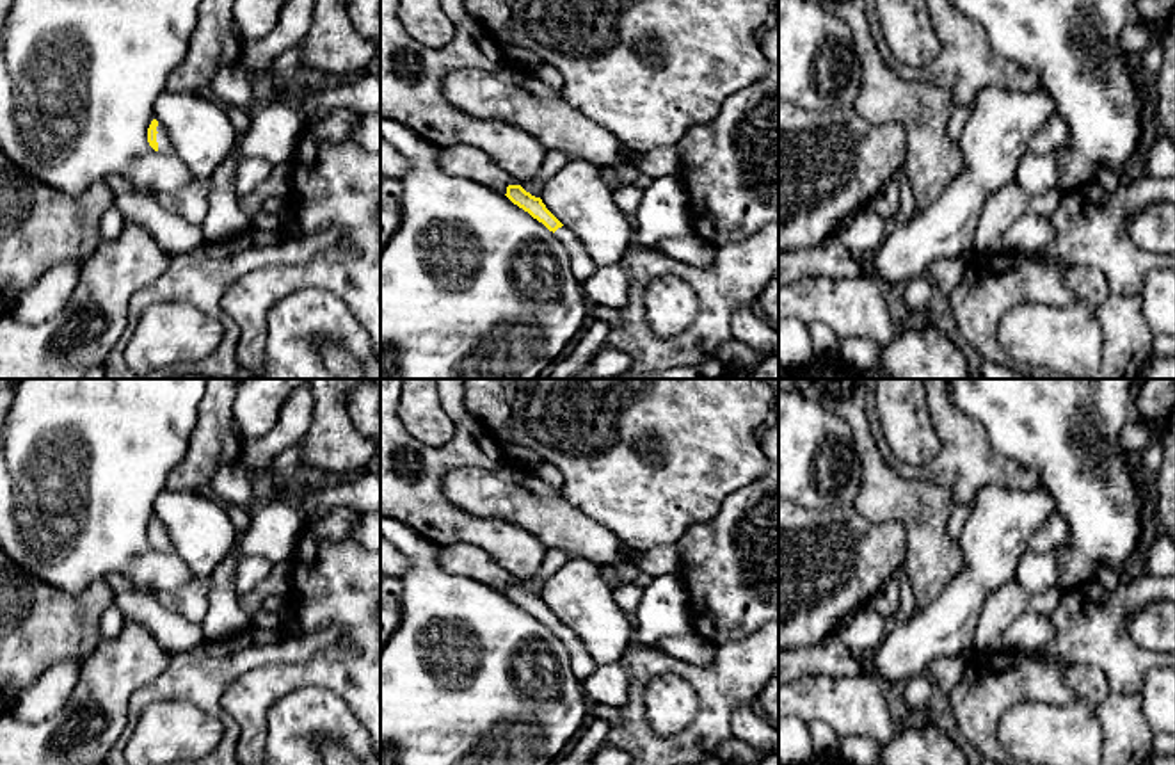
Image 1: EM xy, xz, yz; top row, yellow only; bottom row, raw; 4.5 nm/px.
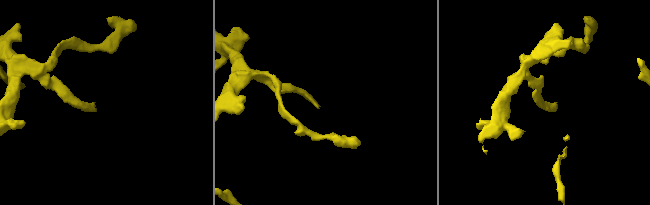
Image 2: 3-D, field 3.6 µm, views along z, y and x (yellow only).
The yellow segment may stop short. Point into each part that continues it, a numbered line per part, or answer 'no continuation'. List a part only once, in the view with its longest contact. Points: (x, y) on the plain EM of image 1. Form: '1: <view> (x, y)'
1: xy (162, 536)

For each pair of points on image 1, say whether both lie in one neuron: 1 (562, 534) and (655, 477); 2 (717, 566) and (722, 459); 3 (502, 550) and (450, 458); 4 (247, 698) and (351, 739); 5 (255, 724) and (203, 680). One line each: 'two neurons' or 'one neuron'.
1: two neurons
2: two neurons
3: one neuron
4: two neurons
5: two neurons

